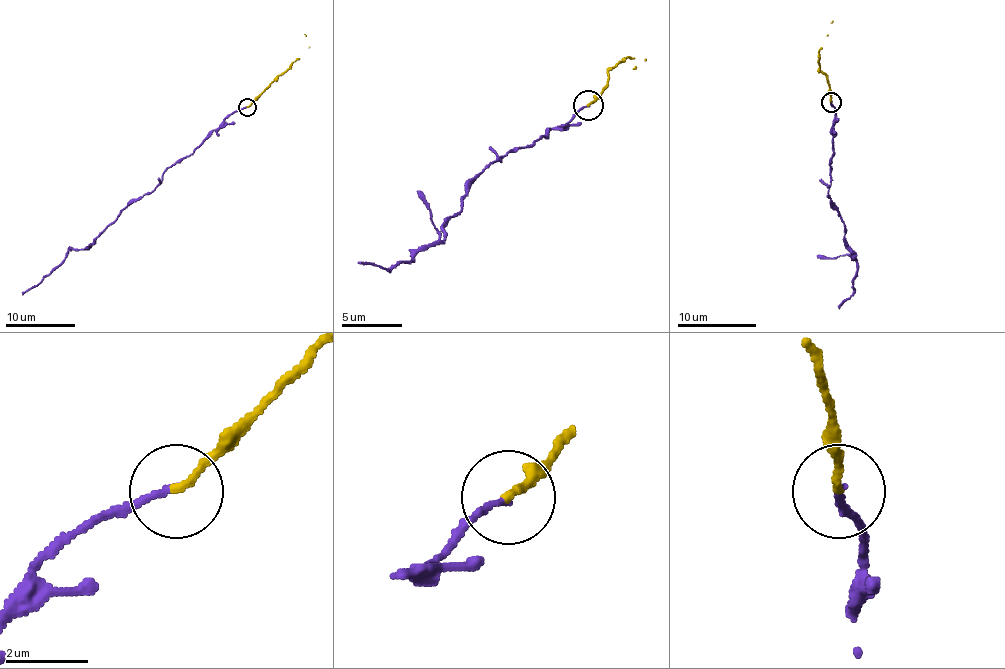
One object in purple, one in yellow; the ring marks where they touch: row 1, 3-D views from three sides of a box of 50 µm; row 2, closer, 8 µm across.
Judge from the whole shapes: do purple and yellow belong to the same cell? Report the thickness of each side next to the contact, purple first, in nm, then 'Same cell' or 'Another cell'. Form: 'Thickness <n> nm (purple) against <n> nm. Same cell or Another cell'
Thickness 150 nm (purple) against 180 nm. Same cell

